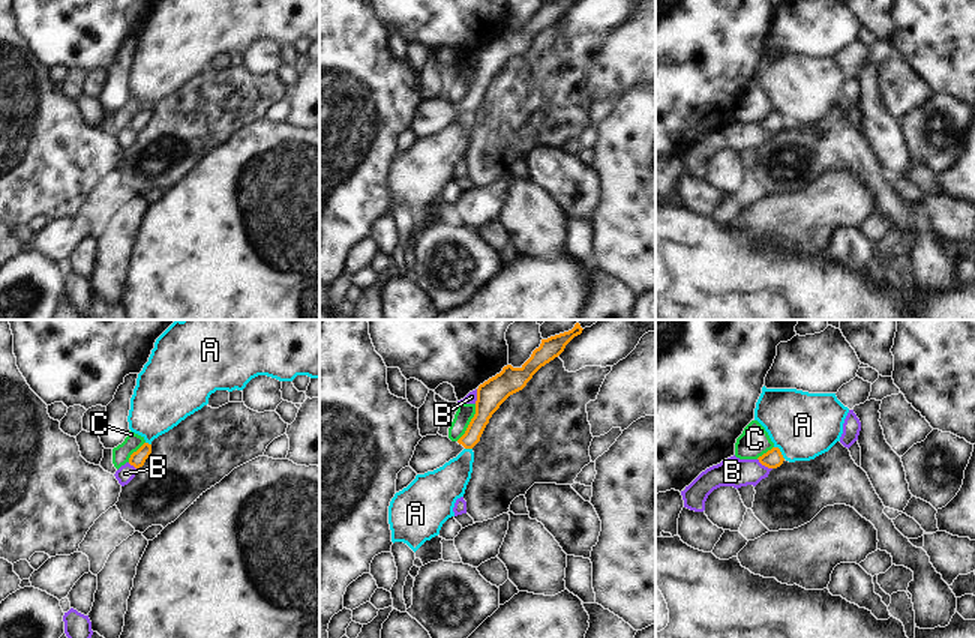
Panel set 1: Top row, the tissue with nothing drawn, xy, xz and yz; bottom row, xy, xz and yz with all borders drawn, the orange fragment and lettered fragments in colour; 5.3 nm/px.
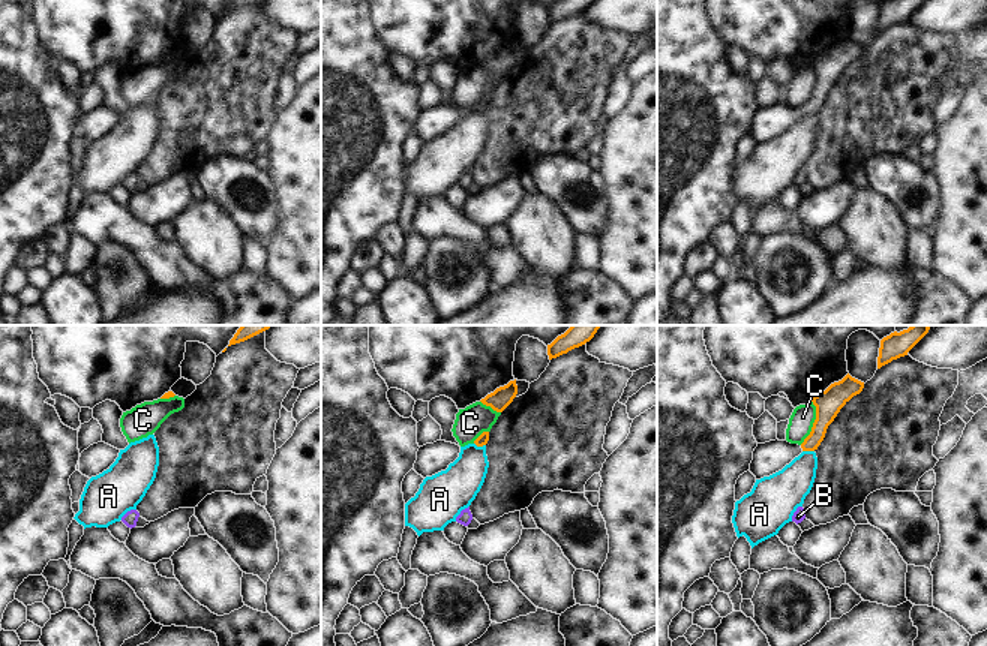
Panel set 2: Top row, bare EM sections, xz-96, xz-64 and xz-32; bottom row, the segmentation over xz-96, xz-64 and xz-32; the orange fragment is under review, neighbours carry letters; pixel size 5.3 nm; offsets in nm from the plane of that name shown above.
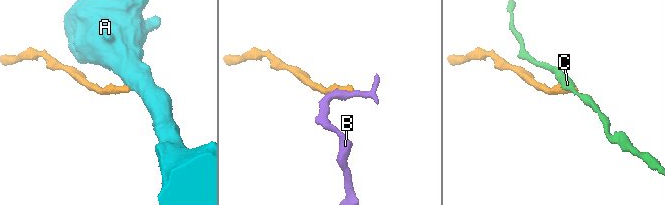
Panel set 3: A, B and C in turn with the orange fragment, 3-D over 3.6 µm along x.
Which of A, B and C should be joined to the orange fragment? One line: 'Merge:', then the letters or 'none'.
Merge: none.

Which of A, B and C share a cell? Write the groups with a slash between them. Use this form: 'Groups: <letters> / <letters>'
Groups: A / B / C.

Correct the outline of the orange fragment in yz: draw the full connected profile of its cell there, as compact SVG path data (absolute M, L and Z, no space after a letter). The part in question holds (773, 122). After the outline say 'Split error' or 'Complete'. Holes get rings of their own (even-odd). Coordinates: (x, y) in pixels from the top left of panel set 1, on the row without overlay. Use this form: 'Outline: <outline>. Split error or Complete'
Outline: M772 111L766 117L758 122L759 126L768 132L777 132L783 128L784 122L778 111Z. Complete.

